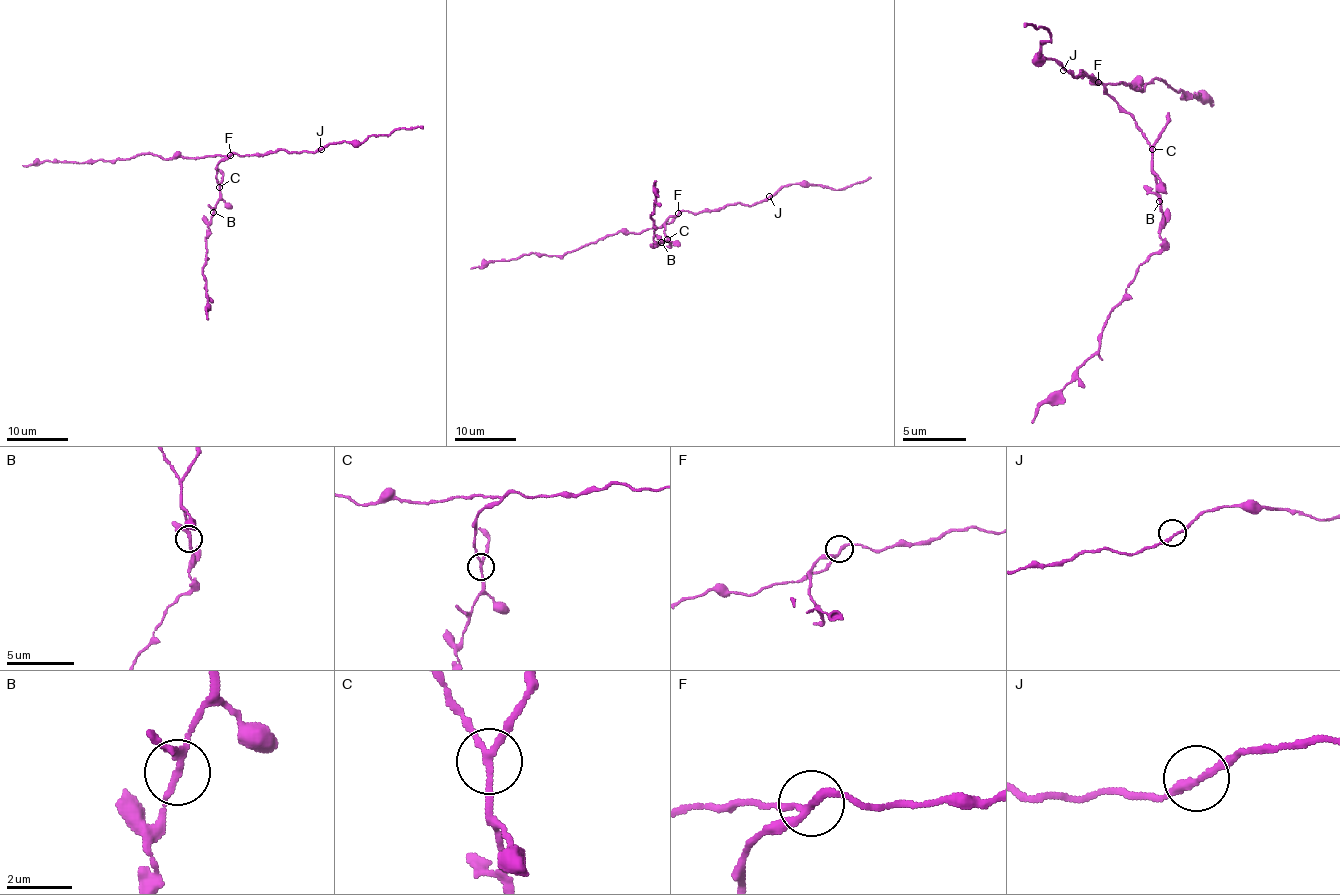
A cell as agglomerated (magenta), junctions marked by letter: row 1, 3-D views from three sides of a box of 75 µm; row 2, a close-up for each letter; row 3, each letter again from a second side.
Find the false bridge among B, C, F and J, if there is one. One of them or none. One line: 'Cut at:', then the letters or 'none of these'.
Cut at: none of these

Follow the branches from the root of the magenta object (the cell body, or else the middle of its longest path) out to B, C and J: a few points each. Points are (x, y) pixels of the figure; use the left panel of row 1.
B: (224, 155), (218, 164), (219, 199), (213, 212)
C: (224, 155), (216, 175), (219, 187)
J: (224, 155), (267, 155), (278, 150), (316, 152), (321, 149)

